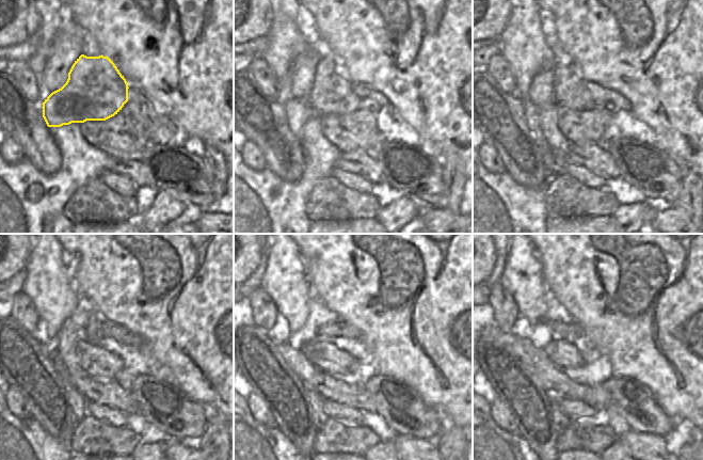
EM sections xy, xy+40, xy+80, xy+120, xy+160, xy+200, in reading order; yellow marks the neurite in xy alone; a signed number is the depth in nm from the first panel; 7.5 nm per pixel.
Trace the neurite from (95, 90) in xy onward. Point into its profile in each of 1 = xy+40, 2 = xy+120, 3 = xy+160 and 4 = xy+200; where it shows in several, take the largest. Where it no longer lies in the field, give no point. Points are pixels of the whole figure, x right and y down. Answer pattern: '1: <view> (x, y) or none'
1: xy+40 (332, 93)
2: xy+120 (77, 401)
3: xy+160 (317, 402)
4: xy+200 (561, 421)

